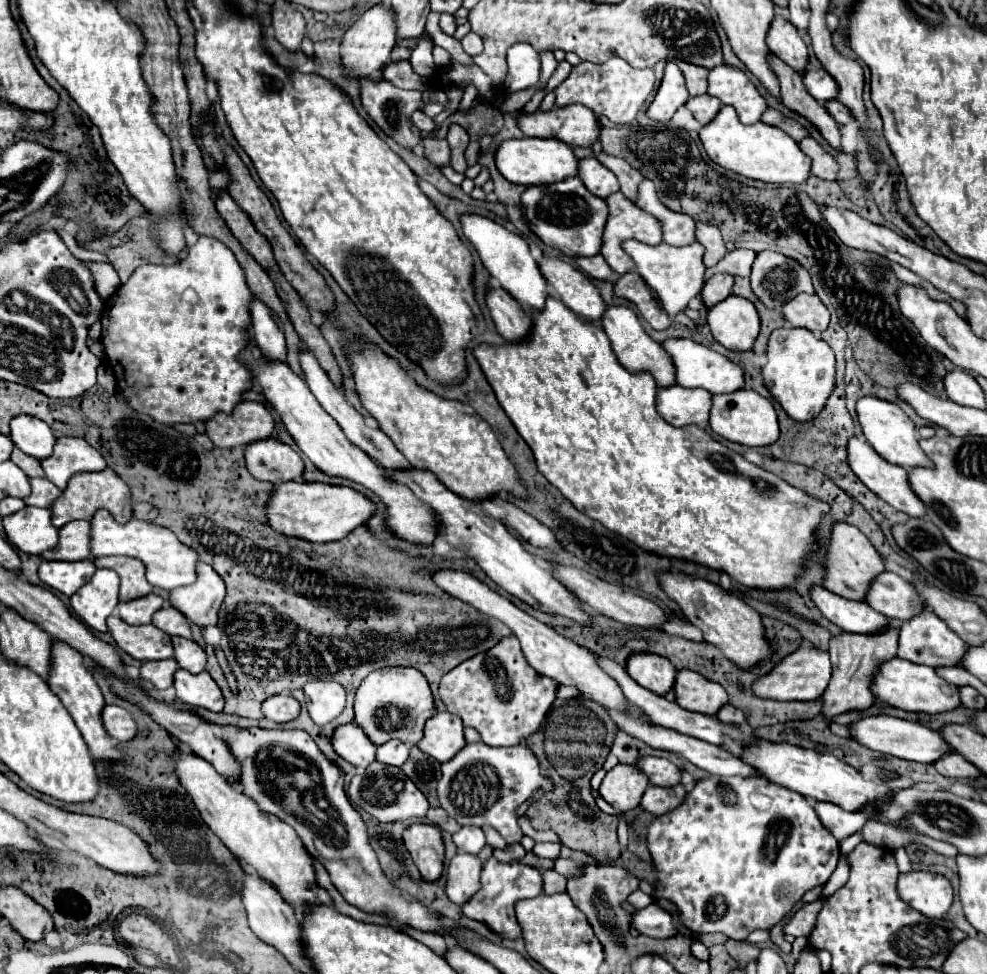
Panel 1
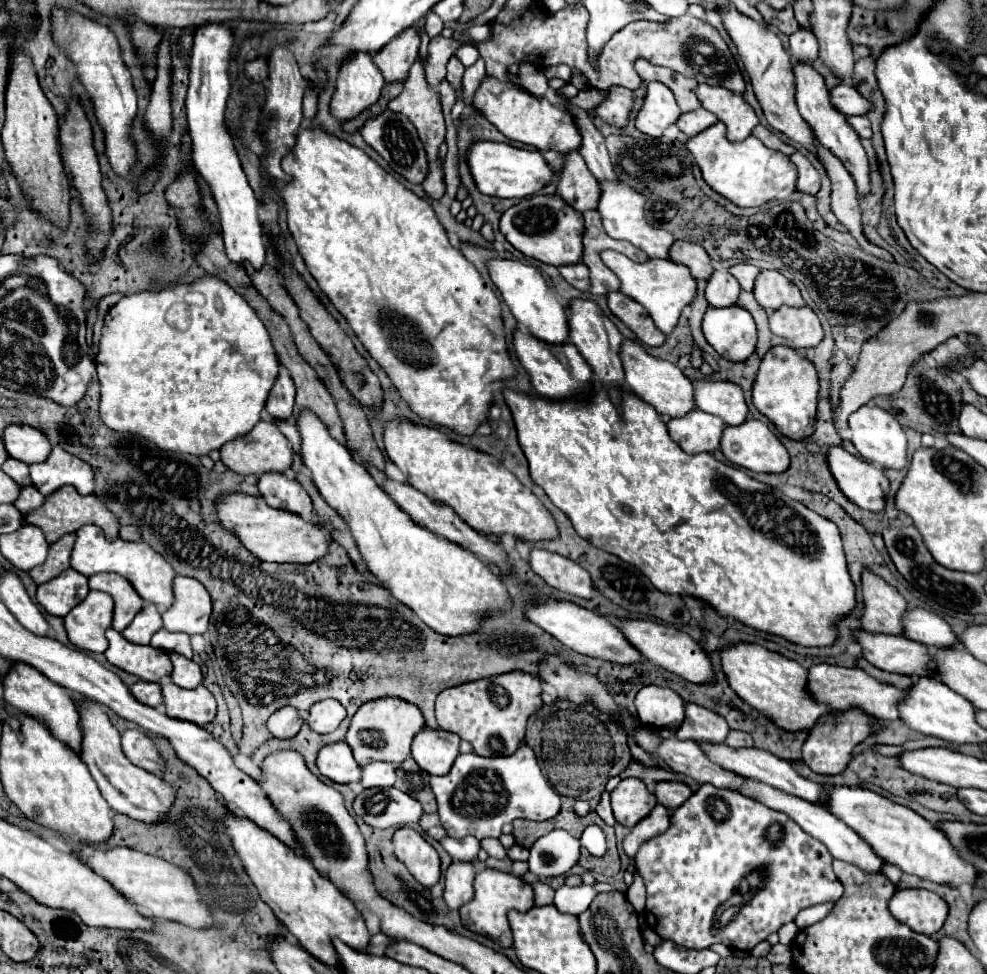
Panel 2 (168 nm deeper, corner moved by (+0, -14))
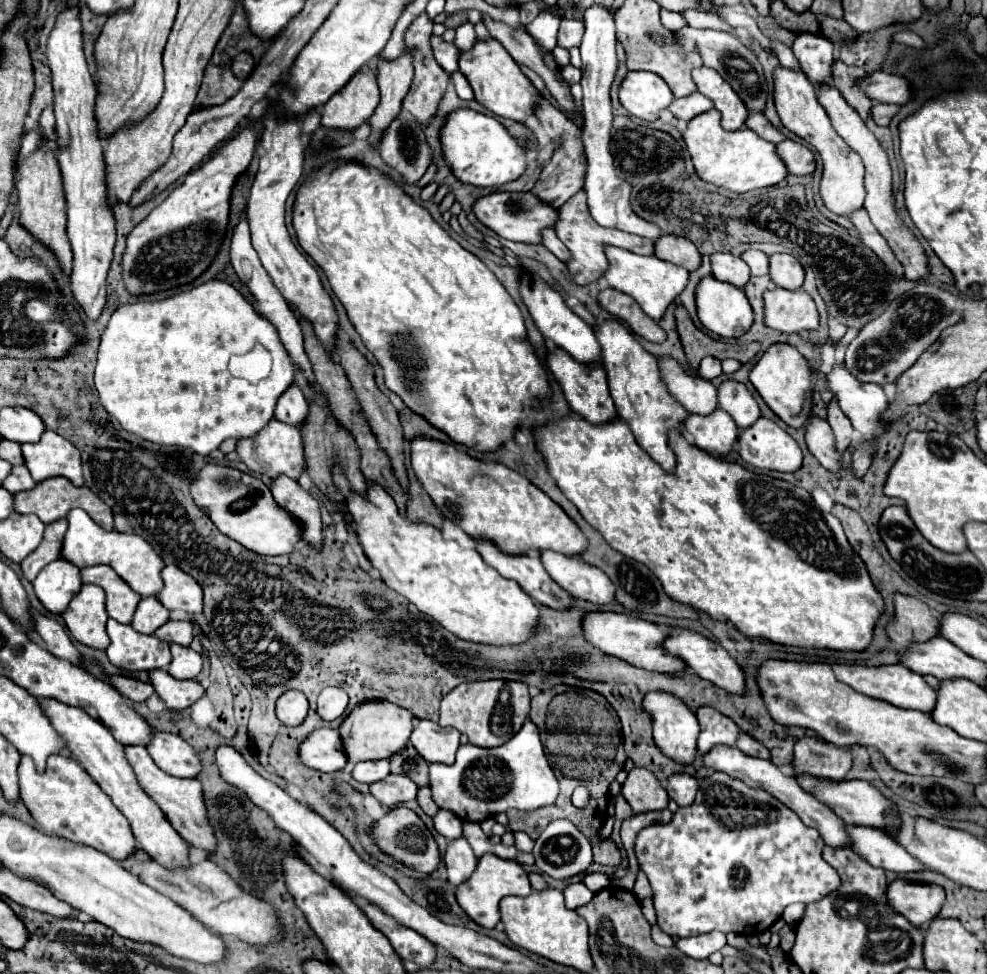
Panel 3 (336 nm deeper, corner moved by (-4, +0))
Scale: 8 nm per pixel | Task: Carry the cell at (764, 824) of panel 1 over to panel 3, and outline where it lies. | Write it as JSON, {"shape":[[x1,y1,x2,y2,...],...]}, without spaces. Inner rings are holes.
{"shape":[[715,772,707,778,703,778,699,782,699,792,697,798,691,806,679,808,671,822,667,824,651,824,647,828,643,828,637,836,635,842,635,852,637,852,637,860,639,866,643,868,643,872,647,874,651,888,653,888,653,904,655,904,655,912,657,912,657,924,663,932,667,932,669,936,677,936,677,938,689,938,689,936,699,936,699,934,707,934,713,930,719,930,723,934,735,932,735,934,761,934,765,930,771,928,771,924,775,920,781,918,783,910,793,904,793,902,803,902,803,904,811,904,817,902,819,898,827,896,829,892,837,890,841,884,839,874,835,872,835,868,823,860,823,848,825,842,821,838,821,834,815,828,809,828,801,822,799,816,795,816,795,812,791,808,787,808,785,804,781,804,779,800,775,800,771,794,759,790,759,788,749,788,747,784,743,784,741,780,733,780,723,772]]}

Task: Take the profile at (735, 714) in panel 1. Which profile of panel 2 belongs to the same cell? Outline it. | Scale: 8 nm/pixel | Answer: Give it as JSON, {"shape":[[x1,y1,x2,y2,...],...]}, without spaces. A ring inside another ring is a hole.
{"shape":[[731,730,729,736,727,736,727,746,731,746,733,750,739,750,739,748,753,748,753,738,747,734,747,732,739,732,739,730]]}

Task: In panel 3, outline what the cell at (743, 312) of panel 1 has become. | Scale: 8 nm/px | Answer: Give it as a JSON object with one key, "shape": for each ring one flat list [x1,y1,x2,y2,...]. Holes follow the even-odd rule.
{"shape":[[707,276,701,280,695,292,695,300,697,300,697,316,701,324,713,334,719,334,723,338,739,338,753,324,753,310,745,292,737,286,727,286,725,282,715,280,713,276]]}

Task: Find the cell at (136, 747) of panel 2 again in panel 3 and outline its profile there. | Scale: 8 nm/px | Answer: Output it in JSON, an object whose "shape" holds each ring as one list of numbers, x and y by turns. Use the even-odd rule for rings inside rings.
{"shape":[[153,730,147,742,147,752,155,760,155,764,171,776,195,778,201,770,199,756,177,734]]}

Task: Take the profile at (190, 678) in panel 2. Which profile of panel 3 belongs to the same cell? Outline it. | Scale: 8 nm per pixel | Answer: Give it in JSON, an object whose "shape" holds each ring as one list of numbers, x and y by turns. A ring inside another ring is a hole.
{"shape":[[171,644,171,654,173,654,173,660,169,664,171,676,175,676,179,680,197,678,197,674,203,668,203,658,199,652,195,652,193,648,187,648,187,646]]}

